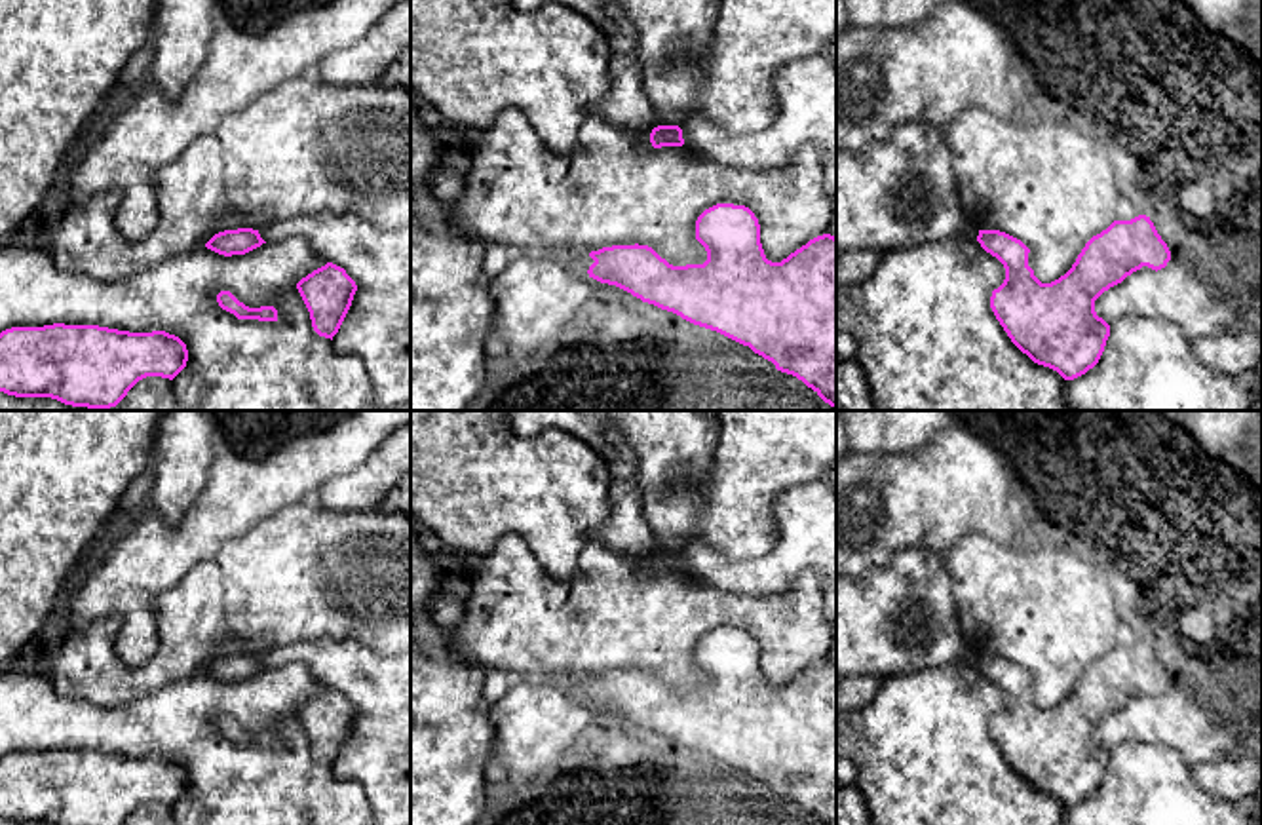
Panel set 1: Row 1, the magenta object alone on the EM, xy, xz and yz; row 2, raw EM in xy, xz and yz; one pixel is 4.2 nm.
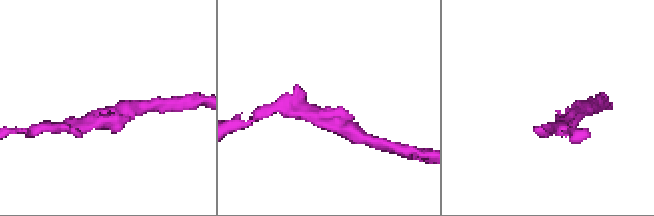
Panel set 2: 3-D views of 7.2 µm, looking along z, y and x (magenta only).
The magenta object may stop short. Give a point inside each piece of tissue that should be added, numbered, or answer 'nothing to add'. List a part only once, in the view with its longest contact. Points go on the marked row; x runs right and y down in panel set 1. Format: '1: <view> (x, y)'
nothing to add

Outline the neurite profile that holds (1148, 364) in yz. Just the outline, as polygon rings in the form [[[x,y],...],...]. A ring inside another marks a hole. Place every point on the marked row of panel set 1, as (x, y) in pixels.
[[[1125,317],[1110,325],[1099,363],[1066,380],[1072,411],[1247,411],[1251,392],[1241,378],[1201,363],[1178,325],[1157,317]]]

